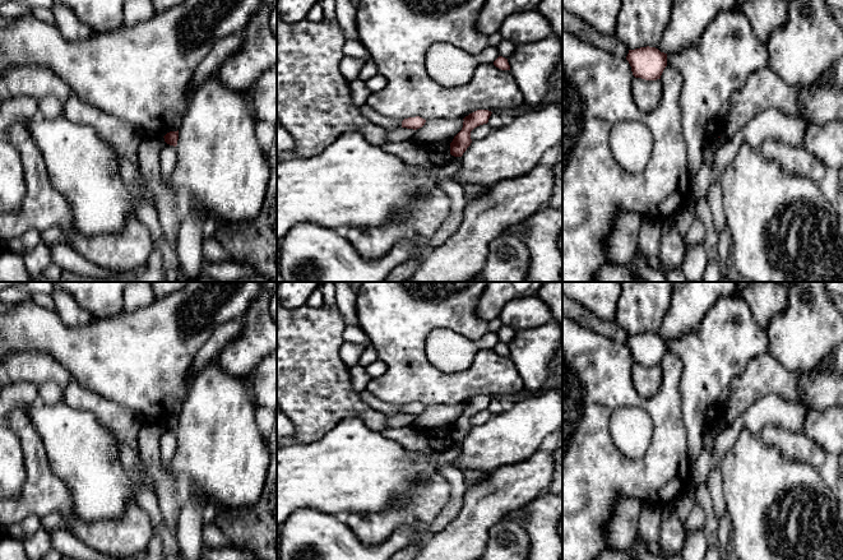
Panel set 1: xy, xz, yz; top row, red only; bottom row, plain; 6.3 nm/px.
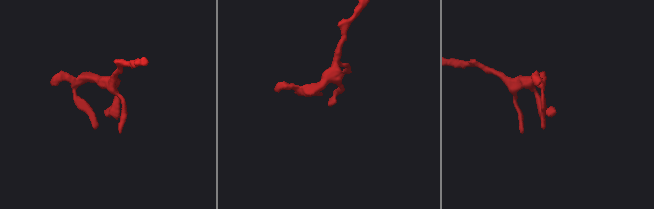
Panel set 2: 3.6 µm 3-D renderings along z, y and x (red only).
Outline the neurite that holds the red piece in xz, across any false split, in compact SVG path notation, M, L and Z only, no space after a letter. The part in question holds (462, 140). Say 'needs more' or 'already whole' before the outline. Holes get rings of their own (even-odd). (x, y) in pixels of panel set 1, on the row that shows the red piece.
already whole; M477 110L463 120L462 130L454 136L453 142L450 143L450 154L454 157L462 157L467 148L471 145L471 131L483 124L488 122L491 116L491 111L488 110Z

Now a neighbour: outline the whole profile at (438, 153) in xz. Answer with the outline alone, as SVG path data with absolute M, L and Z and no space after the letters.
M434 143L426 145L430 161L435 167L443 165L450 156L450 144L448 143Z

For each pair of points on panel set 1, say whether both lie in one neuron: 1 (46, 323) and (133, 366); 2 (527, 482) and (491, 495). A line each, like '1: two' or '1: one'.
1: one
2: one

